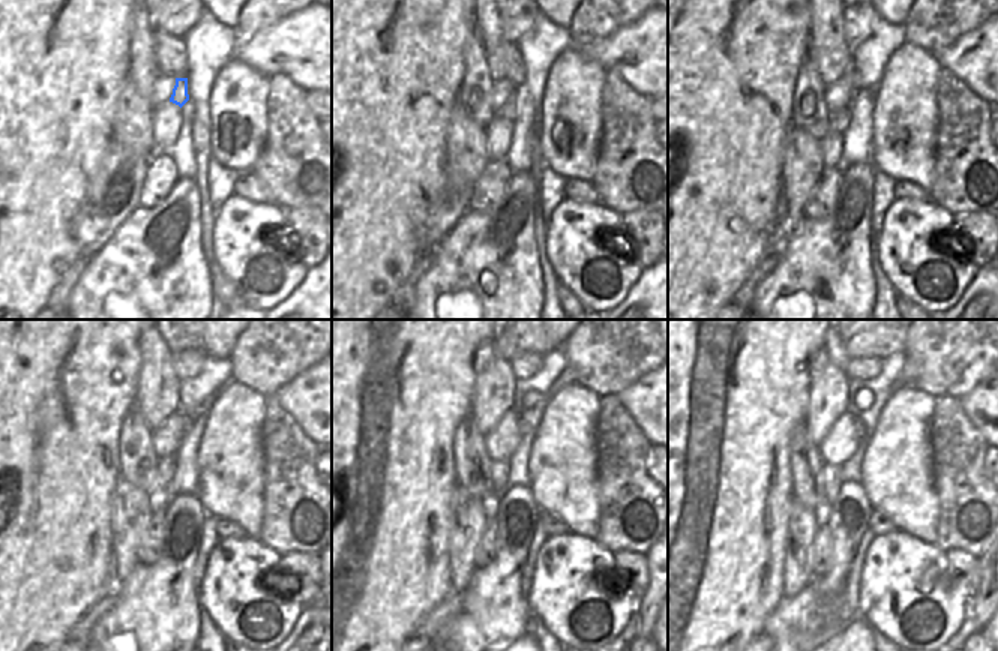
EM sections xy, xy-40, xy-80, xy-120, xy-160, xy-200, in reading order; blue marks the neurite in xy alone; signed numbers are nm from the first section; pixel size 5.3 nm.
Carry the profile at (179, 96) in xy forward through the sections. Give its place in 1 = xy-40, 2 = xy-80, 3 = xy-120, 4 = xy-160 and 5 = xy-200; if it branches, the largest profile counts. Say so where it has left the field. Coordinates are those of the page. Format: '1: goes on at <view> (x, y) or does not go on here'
1: goes on at xy-40 (509, 111)
2: goes on at xy-80 (839, 120)
3: goes on at xy-120 (165, 464)
4: goes on at xy-160 (498, 470)
5: goes on at xy-200 (832, 473)

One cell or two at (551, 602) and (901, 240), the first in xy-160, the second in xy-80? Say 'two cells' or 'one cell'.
one cell

